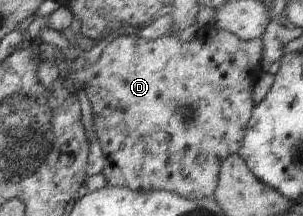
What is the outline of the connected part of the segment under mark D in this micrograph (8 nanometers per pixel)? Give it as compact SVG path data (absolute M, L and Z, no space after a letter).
M208 23L201 27L196 35L196 39L191 42L182 41L179 35L165 35L159 38L152 38L149 33L118 36L104 47L100 57L94 63L88 63L80 54L75 55L73 63L68 63L69 75L72 75L73 81L76 81L75 83L85 90L88 94L90 105L92 105L96 137L104 157L106 157L106 162L101 172L108 186L119 188L126 186L132 191L142 193L164 190L165 192L193 200L212 198L218 185L221 163L229 155L239 153L242 147L244 130L255 108L254 99L252 98L254 85L265 72L265 66L261 61L263 52L262 40L241 40L229 31L216 28L213 23Z

